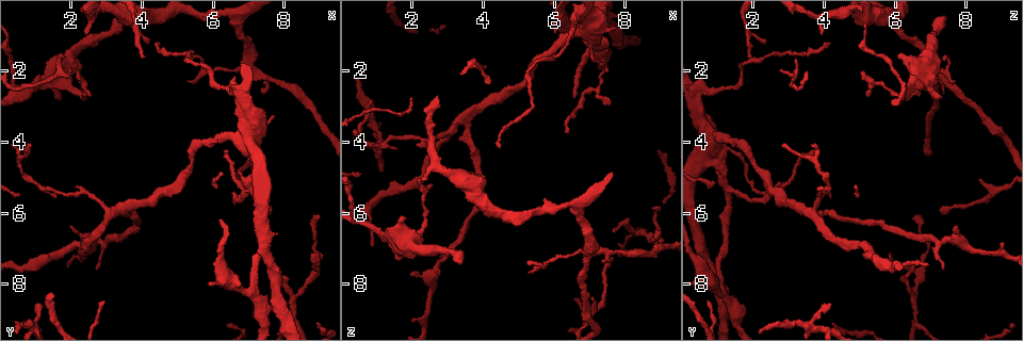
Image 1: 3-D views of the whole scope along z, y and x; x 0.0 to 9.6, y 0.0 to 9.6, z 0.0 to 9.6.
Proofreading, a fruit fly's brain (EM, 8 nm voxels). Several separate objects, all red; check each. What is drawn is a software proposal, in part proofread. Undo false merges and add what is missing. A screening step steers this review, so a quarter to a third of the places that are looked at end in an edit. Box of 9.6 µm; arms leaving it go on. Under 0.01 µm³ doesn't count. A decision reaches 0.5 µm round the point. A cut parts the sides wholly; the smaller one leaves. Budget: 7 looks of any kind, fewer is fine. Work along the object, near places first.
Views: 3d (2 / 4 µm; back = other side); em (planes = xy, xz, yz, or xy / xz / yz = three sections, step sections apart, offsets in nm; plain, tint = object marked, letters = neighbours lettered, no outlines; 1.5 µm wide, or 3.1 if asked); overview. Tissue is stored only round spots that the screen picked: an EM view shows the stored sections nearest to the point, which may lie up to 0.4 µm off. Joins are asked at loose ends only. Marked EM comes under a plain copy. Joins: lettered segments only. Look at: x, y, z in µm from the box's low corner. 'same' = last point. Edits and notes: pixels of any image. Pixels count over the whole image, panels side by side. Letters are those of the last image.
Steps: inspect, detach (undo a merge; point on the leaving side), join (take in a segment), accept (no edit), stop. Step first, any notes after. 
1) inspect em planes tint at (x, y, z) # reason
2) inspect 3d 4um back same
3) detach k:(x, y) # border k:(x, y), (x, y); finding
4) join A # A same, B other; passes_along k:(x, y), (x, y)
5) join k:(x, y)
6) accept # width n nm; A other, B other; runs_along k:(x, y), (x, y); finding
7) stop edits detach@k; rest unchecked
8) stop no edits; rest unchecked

inspect 3d 2um at (2.40, 2.80, 6.30) # abrupt turn

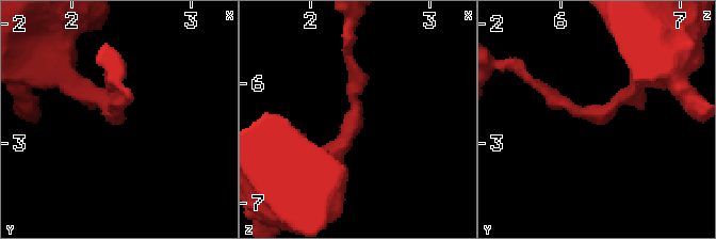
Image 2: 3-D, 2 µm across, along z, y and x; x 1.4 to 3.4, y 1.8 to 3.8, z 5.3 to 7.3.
inspect em planes tint at (2.38, 2.76, 6.30)

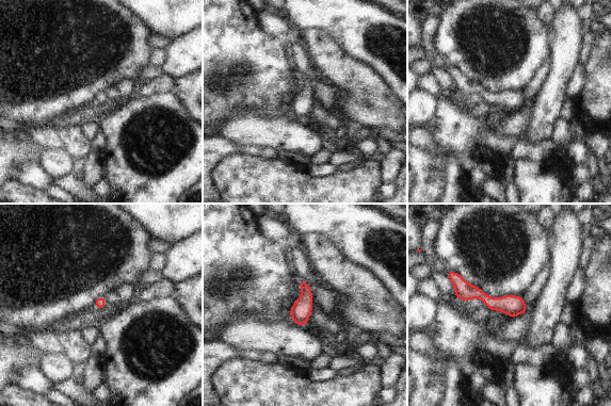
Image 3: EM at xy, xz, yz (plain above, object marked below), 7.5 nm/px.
inspect em planes letters same # what lies round it

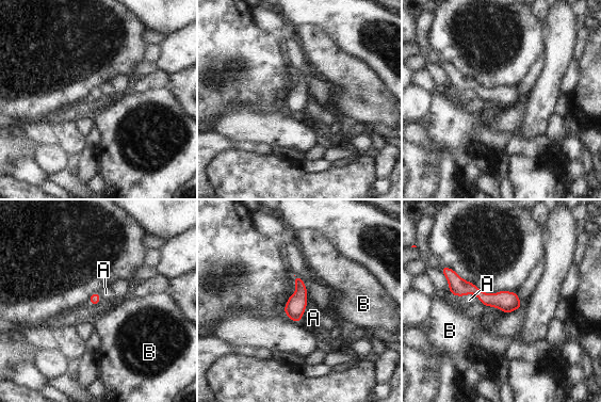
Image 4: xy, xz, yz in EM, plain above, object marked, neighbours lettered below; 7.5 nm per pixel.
accept # width 90 nm; A other, B other; border 4:(307, 293), (307, 306), (298, 322); continuous, no second neuron

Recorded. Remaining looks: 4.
inspect 3d 4um at (7.05, 1.95, 7.00) # thick turns thin

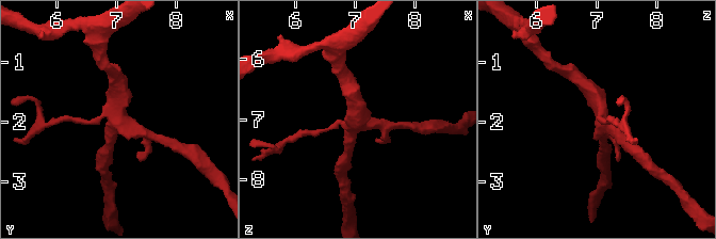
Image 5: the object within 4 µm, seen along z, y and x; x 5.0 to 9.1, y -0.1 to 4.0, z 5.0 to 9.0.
inspect em planes letters at (7.00, 2.05, 7.05) # now the EM

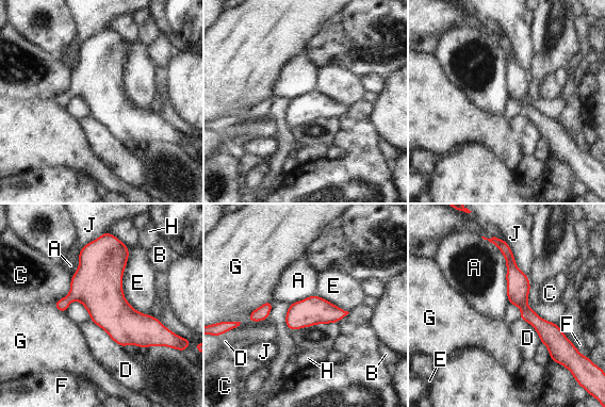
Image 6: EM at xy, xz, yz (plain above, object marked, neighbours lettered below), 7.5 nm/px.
accept # A other, B other, C other, D other, E other, F other, G other, H other, J other; runs_along 6:(508, 258), (556, 358); all the same neuron

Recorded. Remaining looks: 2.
inspect em planes letters at (6.60, 2.50, 0.65)

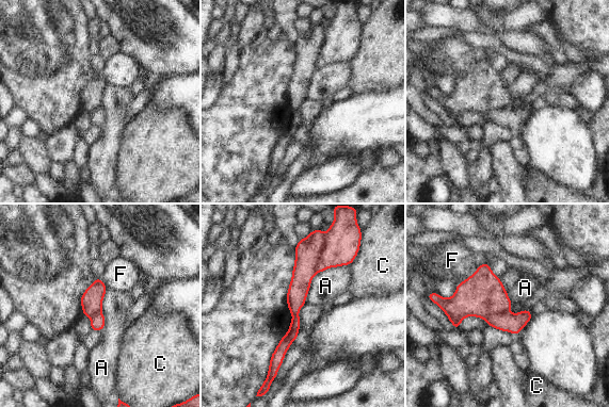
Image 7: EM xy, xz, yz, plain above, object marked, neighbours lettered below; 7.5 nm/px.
detach 7:(307, 250) # width 160 nm; A other, C other, F other; part_leaving 7:(315, 235), (293, 311); two neurons meet here

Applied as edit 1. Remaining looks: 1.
stop edits detach@7; rest unchecked

